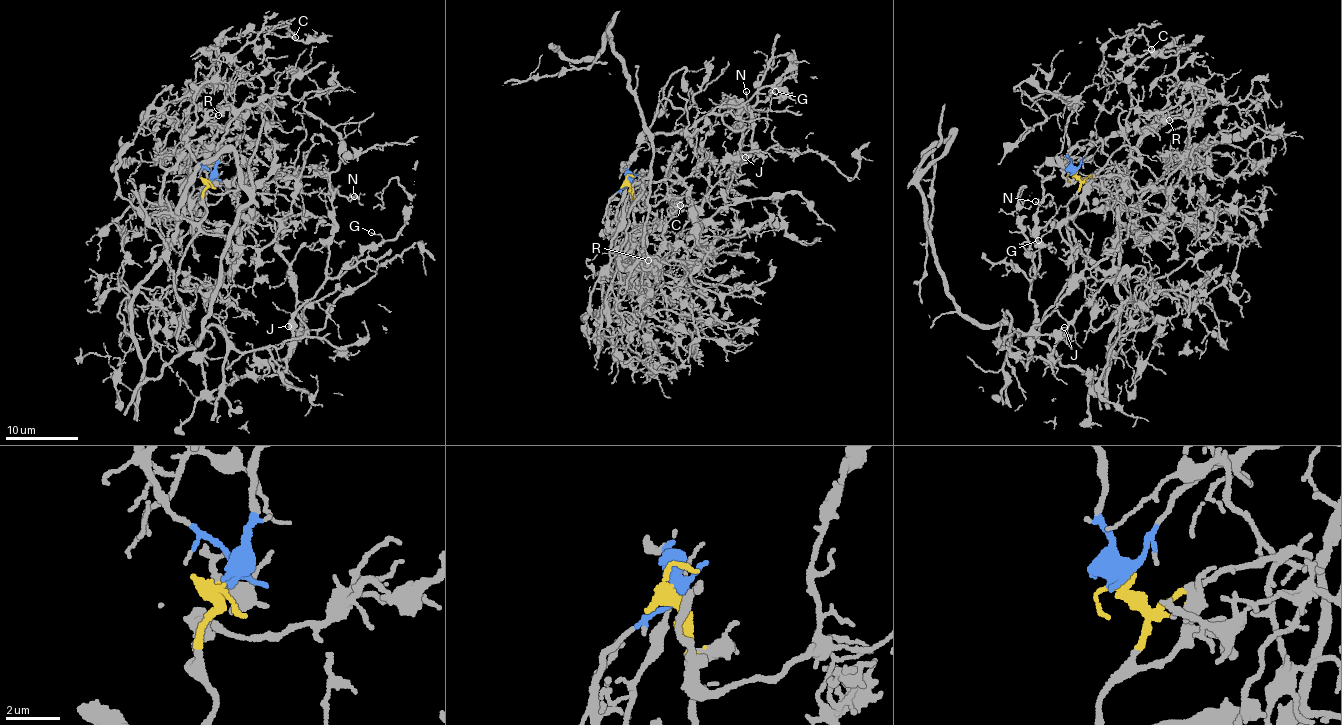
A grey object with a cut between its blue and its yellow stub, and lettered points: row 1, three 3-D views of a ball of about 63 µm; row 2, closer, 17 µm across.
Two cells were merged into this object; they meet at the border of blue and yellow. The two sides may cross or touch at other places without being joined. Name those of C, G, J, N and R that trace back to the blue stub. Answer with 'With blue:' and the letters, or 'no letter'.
With blue: C, R

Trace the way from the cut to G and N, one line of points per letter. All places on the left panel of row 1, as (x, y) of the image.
G: (209, 181), (207, 216), (180, 261), (182, 346), (217, 326), (283, 371), (293, 312), (378, 244), (371, 232)
N: (209, 181), (180, 261), (177, 343), (217, 326), (278, 371), (293, 312), (324, 280), (336, 191), (354, 196)

